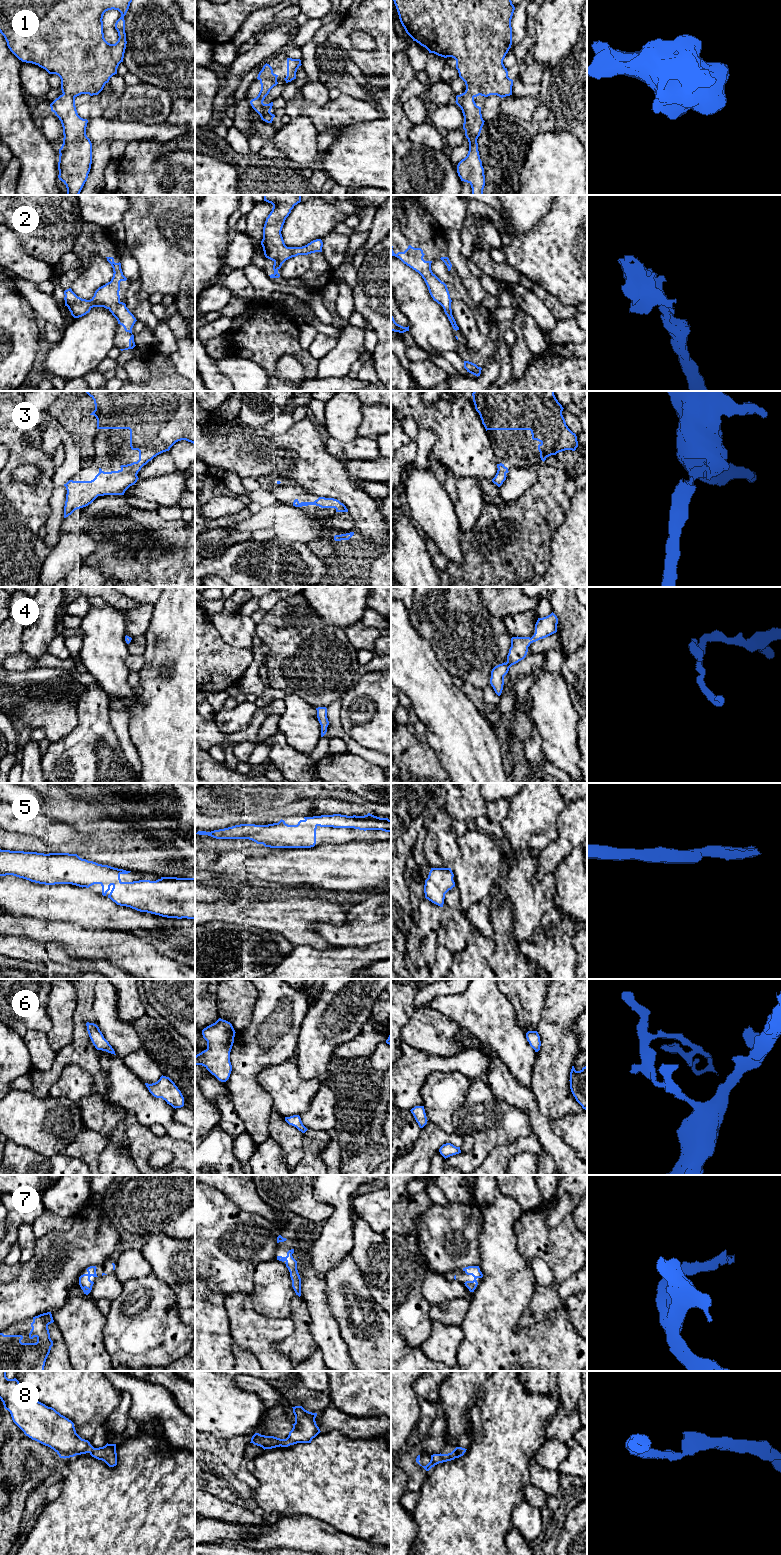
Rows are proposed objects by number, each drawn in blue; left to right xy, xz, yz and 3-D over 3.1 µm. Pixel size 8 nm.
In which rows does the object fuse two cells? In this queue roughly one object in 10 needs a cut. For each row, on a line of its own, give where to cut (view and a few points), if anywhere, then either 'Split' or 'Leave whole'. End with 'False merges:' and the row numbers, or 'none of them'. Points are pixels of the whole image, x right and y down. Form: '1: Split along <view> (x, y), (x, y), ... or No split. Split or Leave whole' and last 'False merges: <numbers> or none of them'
1: No split. Leave whole
2: No split. Leave whole
3: No split. Leave whole
4: No split. Leave whole
5: No split. Leave whole
6: No split. Leave whole
7: No split. Leave whole
8: No split. Leave whole
False merges: none of them

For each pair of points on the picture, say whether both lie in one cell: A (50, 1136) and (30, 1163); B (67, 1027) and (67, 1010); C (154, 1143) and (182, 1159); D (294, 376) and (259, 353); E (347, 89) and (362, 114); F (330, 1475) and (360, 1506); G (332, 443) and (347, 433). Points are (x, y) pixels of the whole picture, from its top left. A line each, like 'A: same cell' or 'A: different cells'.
A: different cells
B: same cell
C: same cell
D: different cells
E: different cells
F: same cell
G: different cells

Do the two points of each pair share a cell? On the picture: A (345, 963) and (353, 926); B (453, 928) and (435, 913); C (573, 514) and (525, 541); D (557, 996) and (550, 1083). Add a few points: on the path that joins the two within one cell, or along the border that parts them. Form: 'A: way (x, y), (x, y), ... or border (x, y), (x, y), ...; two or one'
A: border (372, 943), (366, 946), (334, 947); two
B: border (443, 907), (440, 926), (436, 931); two
C: border (565, 511), (563, 521), (554, 533), (551, 541); two
D: way (558, 1018), (557, 1053), (553, 1061); one

